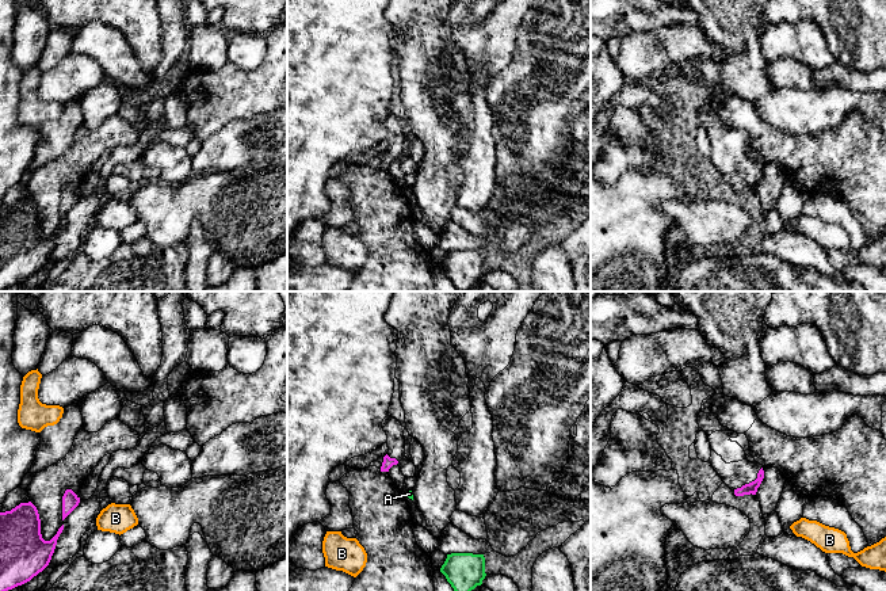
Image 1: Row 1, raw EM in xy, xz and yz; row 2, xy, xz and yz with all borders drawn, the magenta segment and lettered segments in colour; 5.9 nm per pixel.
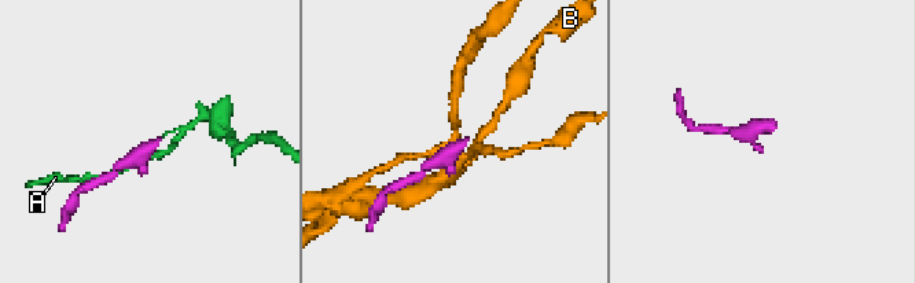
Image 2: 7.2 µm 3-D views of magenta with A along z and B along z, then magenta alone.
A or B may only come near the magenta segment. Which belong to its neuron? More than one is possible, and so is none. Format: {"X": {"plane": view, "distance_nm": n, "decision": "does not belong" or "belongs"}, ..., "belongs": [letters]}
{"A": {"plane": "xz", "distance_nm": 170, "decision": "does not belong"}, "B": {"plane": "xy", "distance_nm": 140, "decision": "does not belong"}, "belongs": []}

